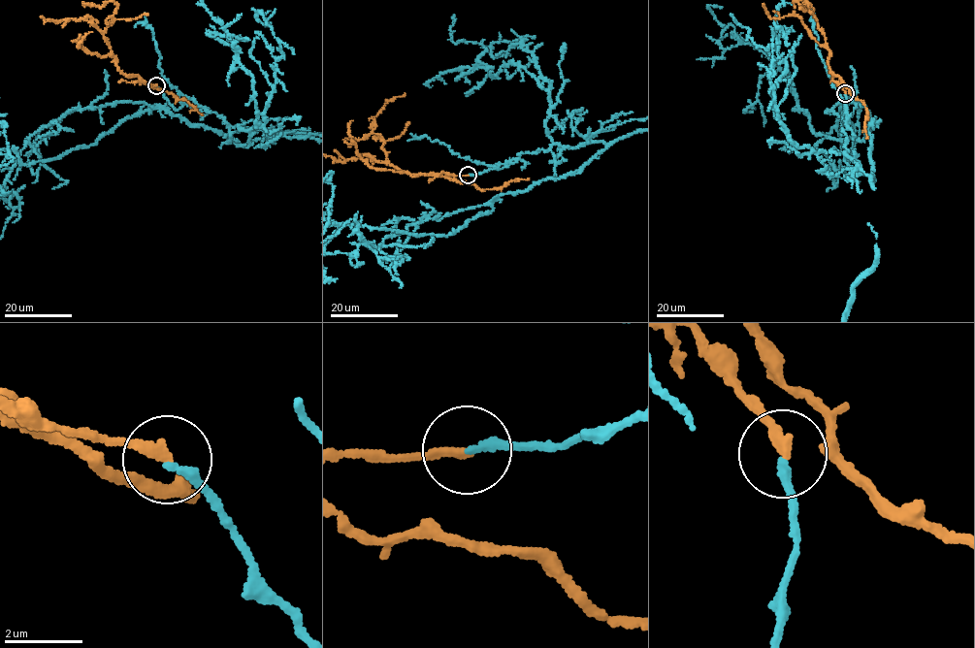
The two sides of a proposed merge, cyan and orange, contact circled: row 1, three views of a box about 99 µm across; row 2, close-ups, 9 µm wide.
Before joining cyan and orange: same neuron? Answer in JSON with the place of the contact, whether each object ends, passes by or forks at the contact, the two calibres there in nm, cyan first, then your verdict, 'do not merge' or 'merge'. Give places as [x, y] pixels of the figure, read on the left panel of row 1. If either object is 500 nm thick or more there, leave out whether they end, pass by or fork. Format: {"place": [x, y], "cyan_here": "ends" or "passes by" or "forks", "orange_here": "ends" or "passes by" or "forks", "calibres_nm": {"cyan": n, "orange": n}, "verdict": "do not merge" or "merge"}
{"place": [156, 85], "cyan_here": "ends", "orange_here": "ends", "calibres_nm": {"cyan": 240, "orange": 280}, "verdict": "merge"}

